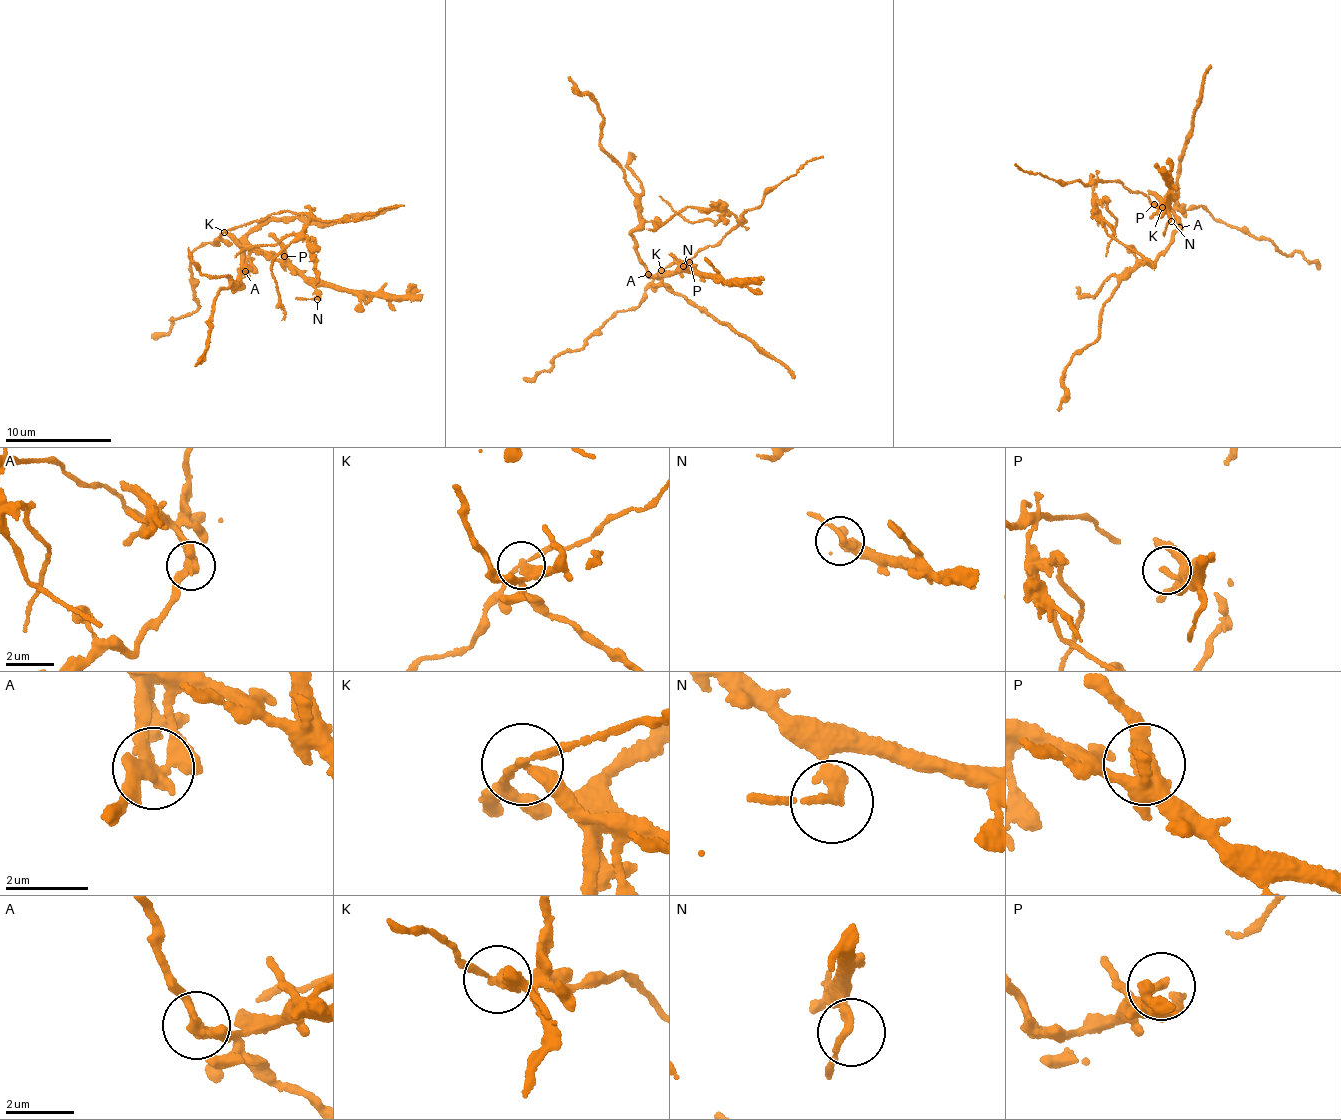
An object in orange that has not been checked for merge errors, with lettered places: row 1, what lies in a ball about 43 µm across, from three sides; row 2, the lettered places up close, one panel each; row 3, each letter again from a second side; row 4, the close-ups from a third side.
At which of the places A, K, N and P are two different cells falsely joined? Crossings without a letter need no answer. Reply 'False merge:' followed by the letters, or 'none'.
False merge: A, K

